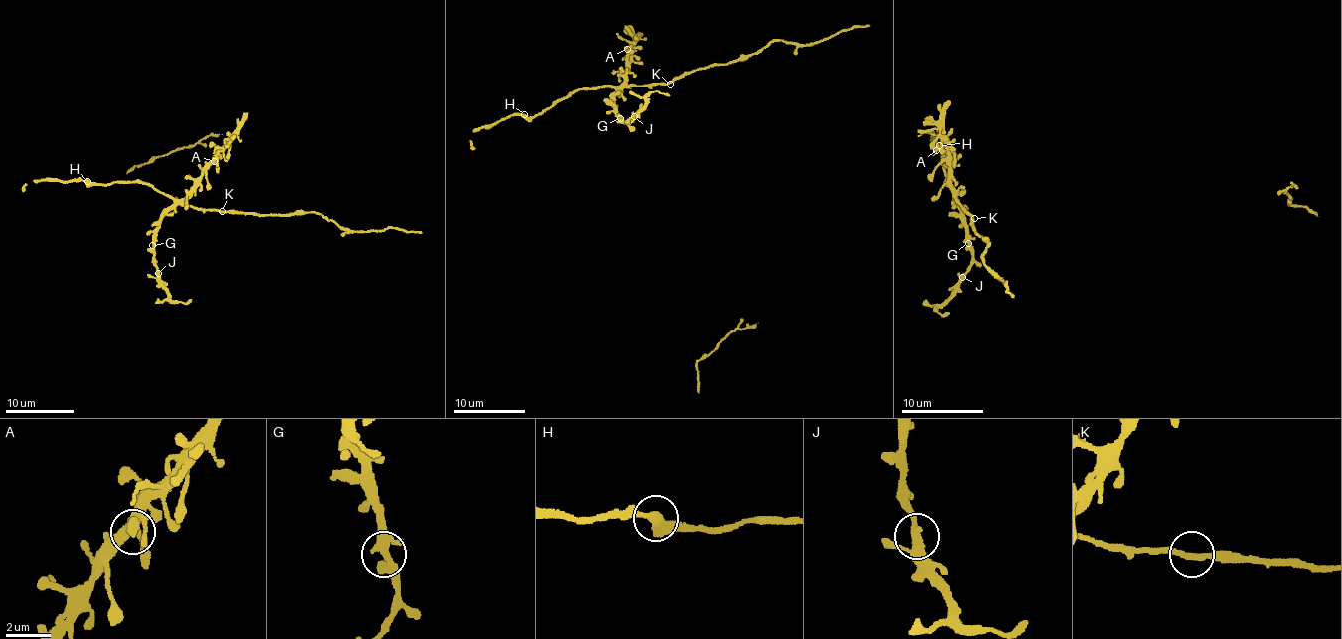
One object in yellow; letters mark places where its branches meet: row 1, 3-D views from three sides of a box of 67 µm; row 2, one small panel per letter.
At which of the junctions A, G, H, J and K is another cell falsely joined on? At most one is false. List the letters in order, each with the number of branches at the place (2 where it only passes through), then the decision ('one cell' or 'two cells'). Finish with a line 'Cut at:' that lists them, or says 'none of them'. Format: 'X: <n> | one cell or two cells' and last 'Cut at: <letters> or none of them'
A: 3 | one cell
G: 3 | one cell
H: 2 | one cell
J: 3 | one cell
K: 2 | one cell
Cut at: none of them

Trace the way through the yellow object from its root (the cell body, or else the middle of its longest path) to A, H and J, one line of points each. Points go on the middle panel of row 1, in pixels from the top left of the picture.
A: (670, 84), (629, 85), (623, 82), (629, 60), (627, 49)
H: (670, 84), (582, 88), (556, 100), (550, 108), (534, 116), (524, 114)
J: (670, 84), (618, 88), (613, 99), (616, 112), (631, 123), (634, 116)

